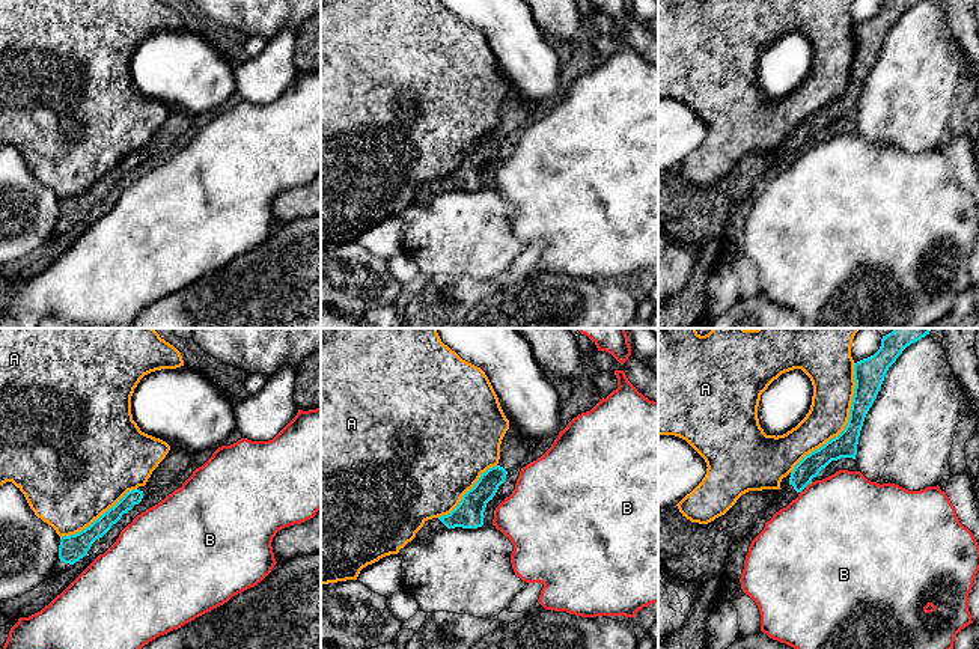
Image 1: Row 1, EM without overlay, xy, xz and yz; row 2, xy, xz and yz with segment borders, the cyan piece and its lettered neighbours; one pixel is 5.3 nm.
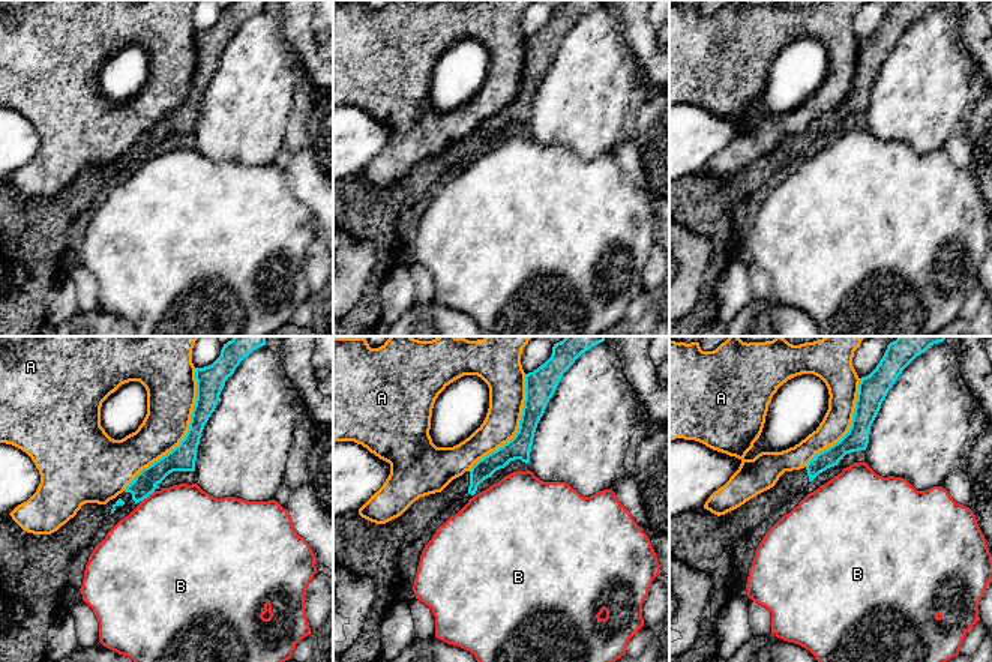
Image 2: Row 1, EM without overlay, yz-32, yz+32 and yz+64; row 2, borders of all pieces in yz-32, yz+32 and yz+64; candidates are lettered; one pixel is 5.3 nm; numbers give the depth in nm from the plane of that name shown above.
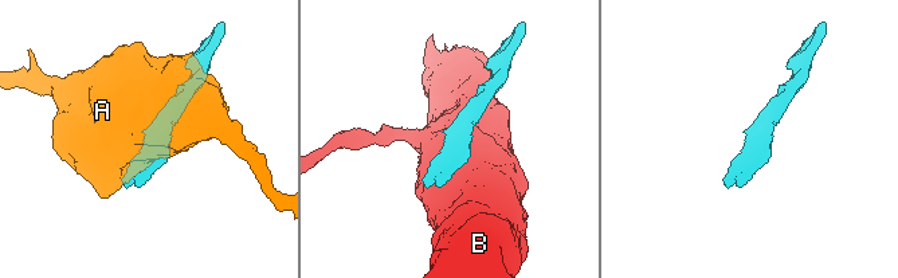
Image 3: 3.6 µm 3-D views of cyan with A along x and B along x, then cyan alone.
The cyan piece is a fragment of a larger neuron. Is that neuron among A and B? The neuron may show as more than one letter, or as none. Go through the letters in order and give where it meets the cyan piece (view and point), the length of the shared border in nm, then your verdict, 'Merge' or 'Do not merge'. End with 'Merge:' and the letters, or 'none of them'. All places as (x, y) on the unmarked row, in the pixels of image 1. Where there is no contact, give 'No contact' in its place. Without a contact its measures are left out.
A: Touches cyan at yz (847, 86). Shared border 700 nm. Do not merge
B: Touches cyan at yz (808, 146). Shared border 50 nm. Do not merge
Merge: none of them

